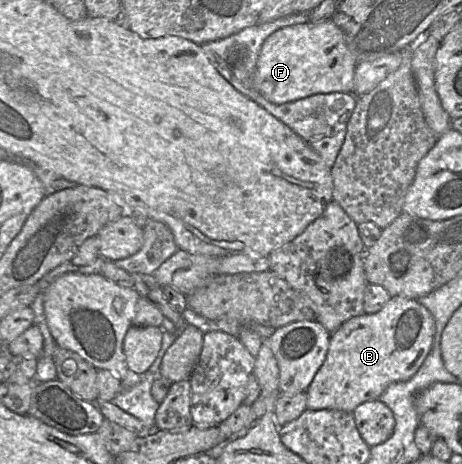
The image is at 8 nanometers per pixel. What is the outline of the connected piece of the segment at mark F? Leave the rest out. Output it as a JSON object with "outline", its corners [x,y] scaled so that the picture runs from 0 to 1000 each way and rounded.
{"outline":[[[716,43],[613,58],[569,93],[548,185],[595,224],[634,220],[688,200],[764,198],[773,134],[742,67]]]}

